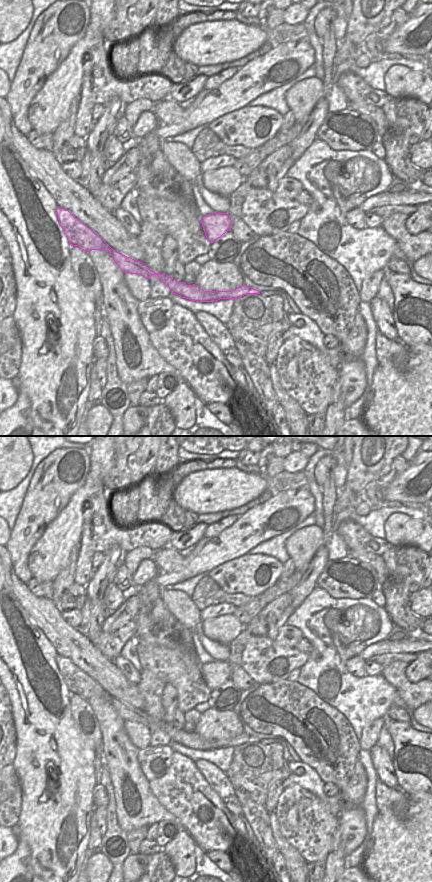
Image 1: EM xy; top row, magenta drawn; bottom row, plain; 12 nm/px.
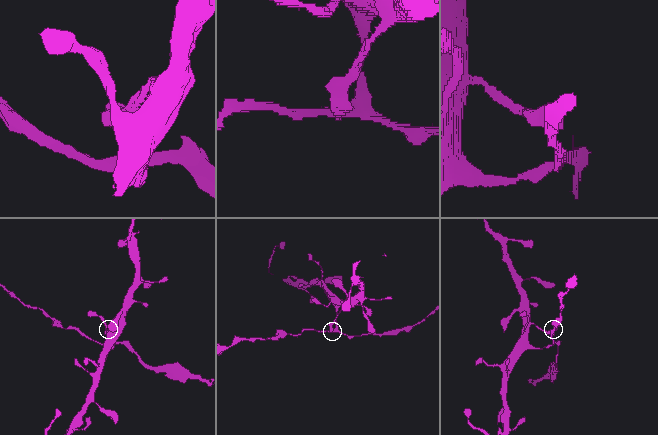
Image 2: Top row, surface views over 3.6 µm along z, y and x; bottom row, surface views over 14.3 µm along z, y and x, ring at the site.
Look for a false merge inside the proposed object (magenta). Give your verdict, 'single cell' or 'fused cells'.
fused cells

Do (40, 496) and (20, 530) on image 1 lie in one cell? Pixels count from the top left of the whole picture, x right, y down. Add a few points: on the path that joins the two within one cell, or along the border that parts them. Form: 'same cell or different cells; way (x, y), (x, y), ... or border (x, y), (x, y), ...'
same cell; way (40, 504), (27, 517), (27, 522)

